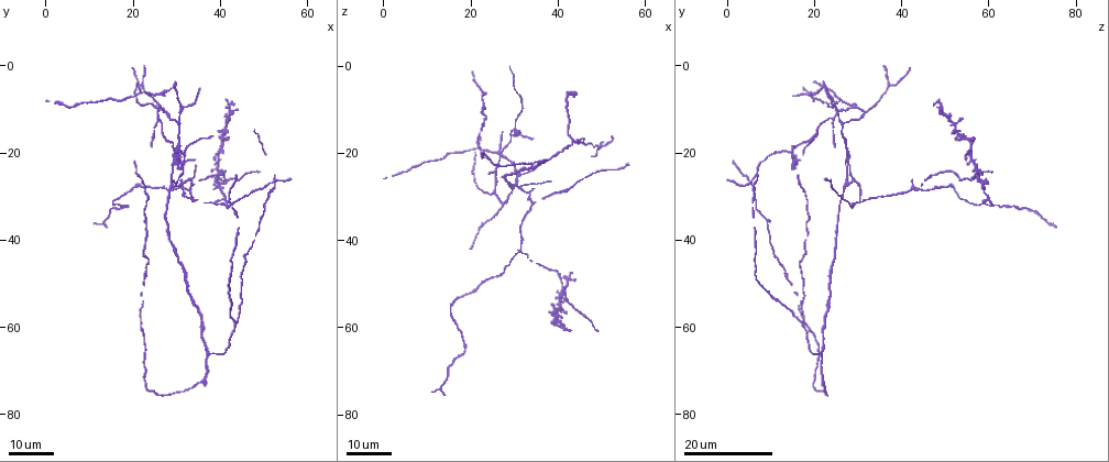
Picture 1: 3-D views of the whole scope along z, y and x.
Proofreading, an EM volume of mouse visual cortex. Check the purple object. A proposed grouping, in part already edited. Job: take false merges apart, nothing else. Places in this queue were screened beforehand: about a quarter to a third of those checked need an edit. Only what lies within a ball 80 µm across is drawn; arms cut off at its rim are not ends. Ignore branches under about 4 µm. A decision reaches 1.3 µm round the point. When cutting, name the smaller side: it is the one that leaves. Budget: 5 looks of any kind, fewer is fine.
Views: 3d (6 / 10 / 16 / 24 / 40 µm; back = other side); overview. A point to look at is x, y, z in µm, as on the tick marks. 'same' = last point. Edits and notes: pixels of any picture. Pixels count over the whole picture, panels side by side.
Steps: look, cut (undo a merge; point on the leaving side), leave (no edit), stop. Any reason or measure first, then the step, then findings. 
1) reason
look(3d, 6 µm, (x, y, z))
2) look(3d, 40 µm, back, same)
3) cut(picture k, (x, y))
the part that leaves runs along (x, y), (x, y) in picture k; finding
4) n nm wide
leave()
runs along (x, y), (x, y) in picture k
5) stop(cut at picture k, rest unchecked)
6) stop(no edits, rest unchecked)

a narrow waist
look(3d, 16 µm, (27.5, 34.0, 25.5))

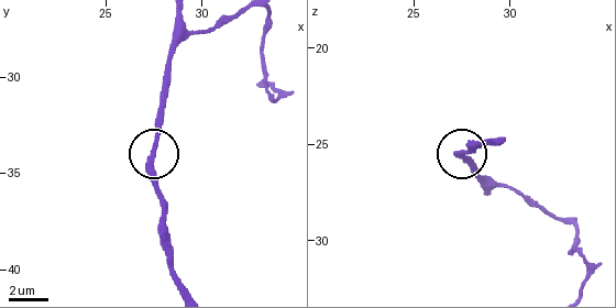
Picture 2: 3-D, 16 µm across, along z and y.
zoom in
look(3d, 6 µm, same)

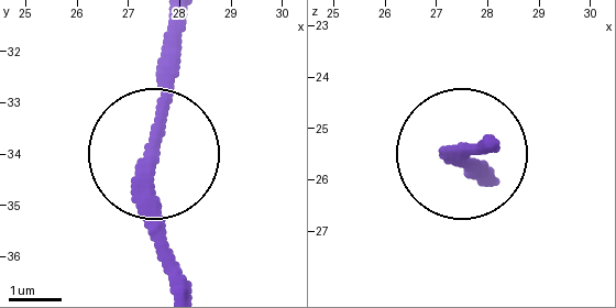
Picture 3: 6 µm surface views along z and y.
200 nm wide
leave()
runs along (187, 287), (147, 169), (169, 24) in picture 3; all the same cell

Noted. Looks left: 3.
branch point
look(3d, 24 µm, (29.5, 27.5, 27.5))

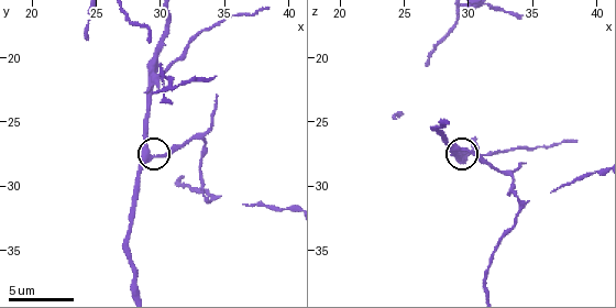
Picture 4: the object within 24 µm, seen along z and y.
look(3d, 6 µm, (29.2, 27.6, 27.0))

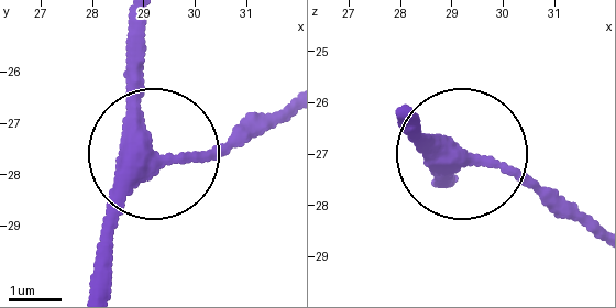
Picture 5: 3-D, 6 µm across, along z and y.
leave()
runs along (96, 287), (118, 196), (149, 156), (140, 24) in picture 5; all the same cell

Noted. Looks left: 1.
small branch off a trunk
look(3d, 10 µm, (29.6, 21.4, 27.4))

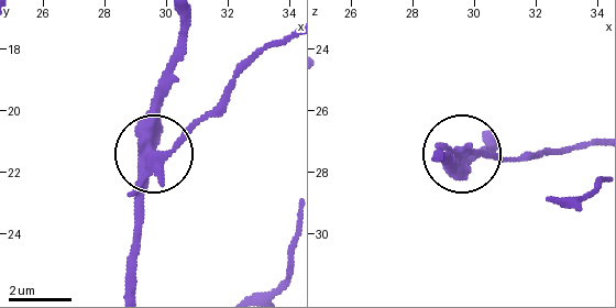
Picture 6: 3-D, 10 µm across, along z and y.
side arm 11 µm
cut(picture 6, (127, 194))
the part that leaves runs along (151, 156), (173, 149), (259, 54), (283, 44) in picture 6; a second cell is stuck on

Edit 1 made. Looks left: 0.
stop(cut at picture 6, rest unchecked)

